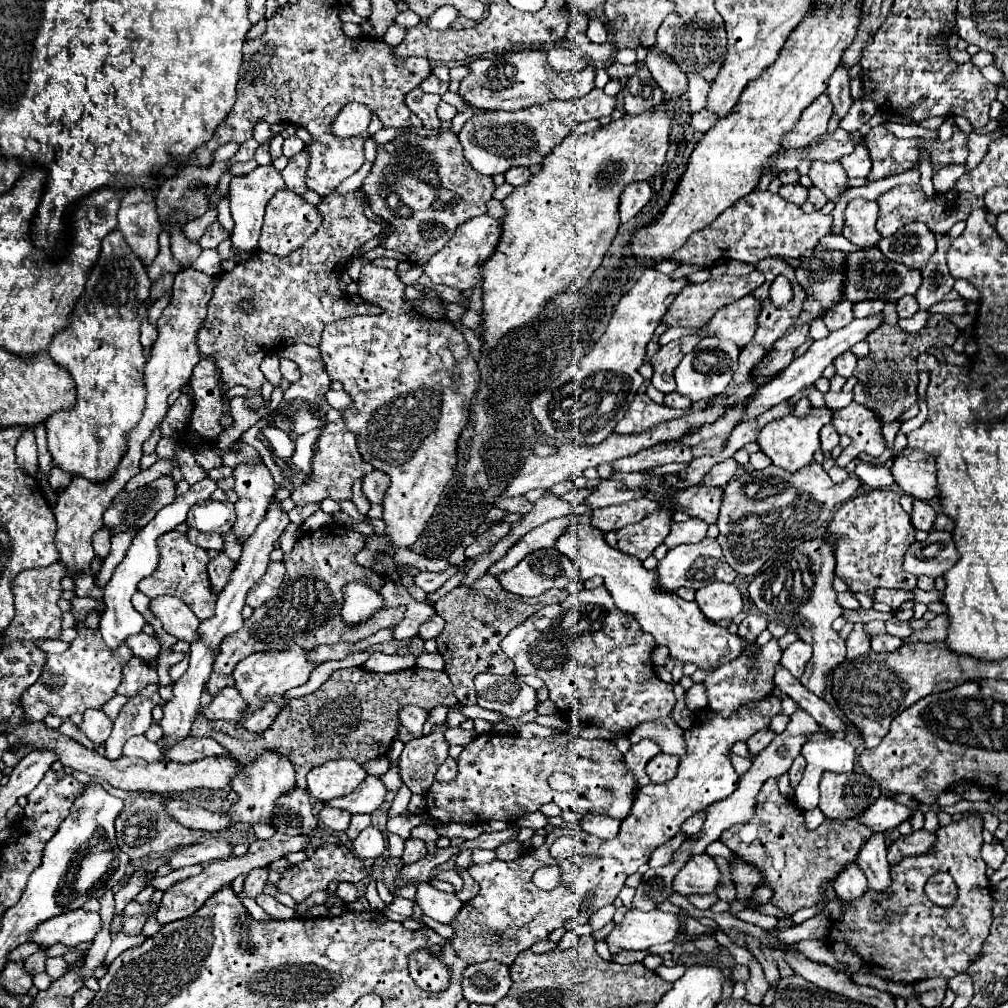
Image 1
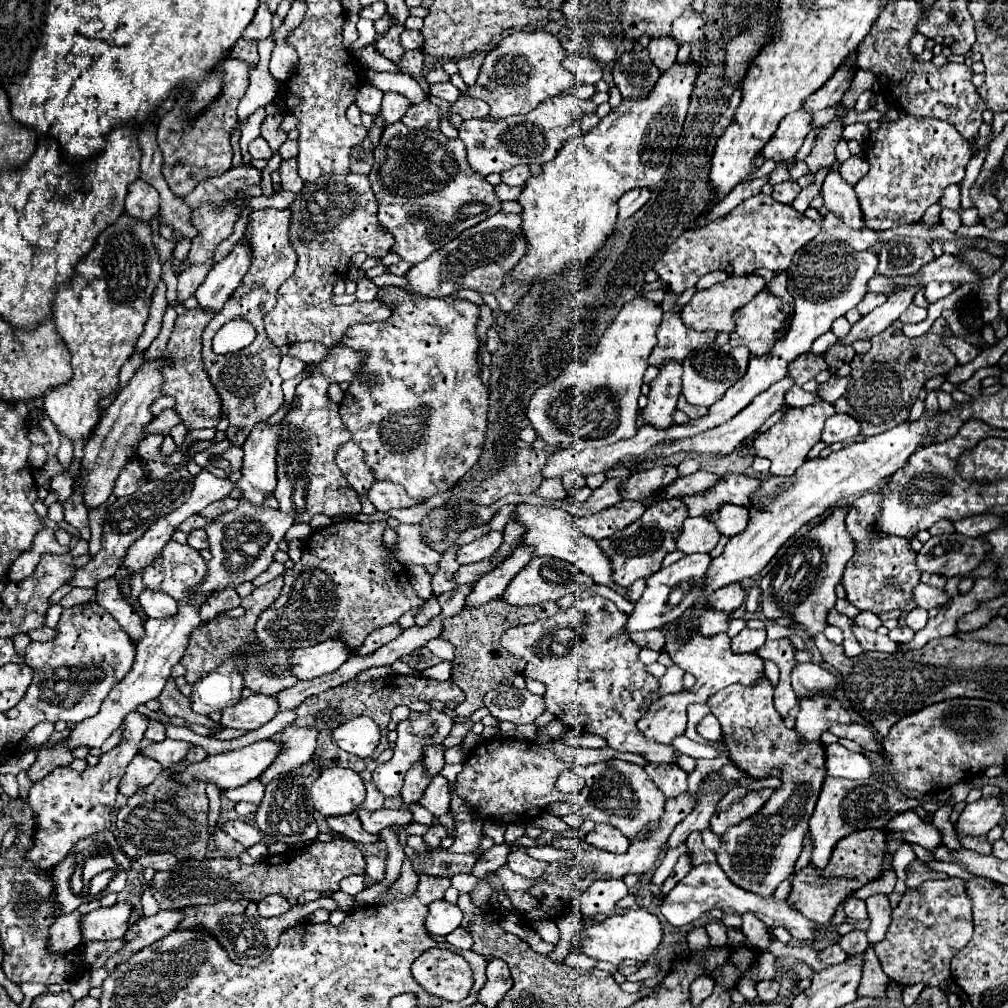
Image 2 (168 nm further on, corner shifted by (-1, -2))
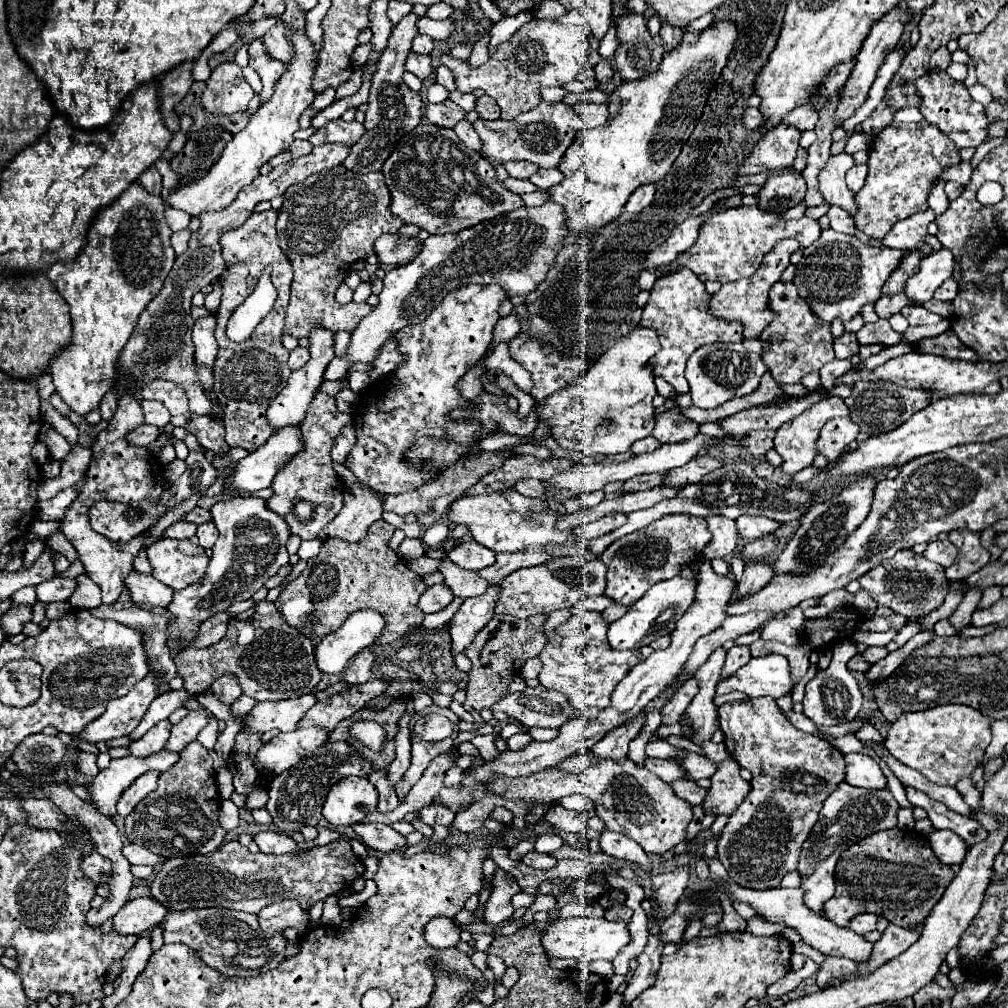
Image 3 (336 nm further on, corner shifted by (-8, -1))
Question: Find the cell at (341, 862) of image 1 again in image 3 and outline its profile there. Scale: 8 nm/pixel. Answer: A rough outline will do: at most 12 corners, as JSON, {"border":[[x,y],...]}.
{"border":[[351,839],[303,855],[239,841],[167,859],[151,895],[169,911],[303,909],[365,867]]}

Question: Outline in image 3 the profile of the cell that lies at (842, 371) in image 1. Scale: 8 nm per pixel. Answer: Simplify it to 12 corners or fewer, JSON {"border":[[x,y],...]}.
{"border":[[853,333],[835,339],[835,357],[851,359],[859,351]]}

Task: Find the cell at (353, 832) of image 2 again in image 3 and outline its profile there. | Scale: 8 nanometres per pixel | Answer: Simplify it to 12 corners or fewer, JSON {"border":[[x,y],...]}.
{"border":[[355,823],[361,841],[381,853],[397,853],[405,837],[385,823]]}

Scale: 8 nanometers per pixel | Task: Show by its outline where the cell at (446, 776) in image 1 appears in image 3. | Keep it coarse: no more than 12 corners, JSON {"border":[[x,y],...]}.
{"border":[[441,803],[419,809],[419,817],[427,825],[449,825],[455,813]]}

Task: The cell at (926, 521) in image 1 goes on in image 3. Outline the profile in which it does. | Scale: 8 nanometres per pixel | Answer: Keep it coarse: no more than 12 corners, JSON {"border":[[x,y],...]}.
{"border":[[951,531],[959,561],[945,569],[949,581],[965,579],[989,563],[981,533]]}

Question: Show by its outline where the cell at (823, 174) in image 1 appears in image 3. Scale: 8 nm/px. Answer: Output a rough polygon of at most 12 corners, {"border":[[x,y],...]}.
{"border":[[895,7],[873,25],[851,69],[835,119],[865,103],[879,67],[897,45],[909,11]]}

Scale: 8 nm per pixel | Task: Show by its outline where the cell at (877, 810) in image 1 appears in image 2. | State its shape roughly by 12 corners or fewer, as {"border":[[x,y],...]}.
{"border":[[908,810],[888,822],[906,842],[934,852],[942,834]]}

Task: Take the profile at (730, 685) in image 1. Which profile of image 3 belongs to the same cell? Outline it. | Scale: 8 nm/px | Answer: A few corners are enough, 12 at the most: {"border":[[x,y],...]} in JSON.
{"border":[[771,697],[723,703],[731,757],[753,773],[717,857],[779,887],[843,753]]}

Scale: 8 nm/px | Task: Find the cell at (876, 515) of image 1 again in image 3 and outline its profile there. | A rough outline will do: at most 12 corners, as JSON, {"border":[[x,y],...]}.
{"border":[[911,549],[859,579],[907,619],[941,607],[945,569]]}

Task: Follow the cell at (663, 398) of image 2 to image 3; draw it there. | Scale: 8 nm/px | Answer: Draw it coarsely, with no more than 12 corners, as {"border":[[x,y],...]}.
{"border":[[681,407],[655,415],[653,437],[677,443],[699,433],[699,425],[685,419]]}

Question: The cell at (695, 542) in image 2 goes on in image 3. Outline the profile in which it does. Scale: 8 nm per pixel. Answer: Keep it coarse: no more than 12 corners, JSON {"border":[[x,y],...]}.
{"border":[[711,515],[705,519],[711,541],[705,559],[727,557],[737,547],[735,521]]}

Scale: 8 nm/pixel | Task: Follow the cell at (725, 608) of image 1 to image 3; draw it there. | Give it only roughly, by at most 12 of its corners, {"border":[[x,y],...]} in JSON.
{"border":[[745,565],[737,597],[755,595],[773,579],[773,567]]}

